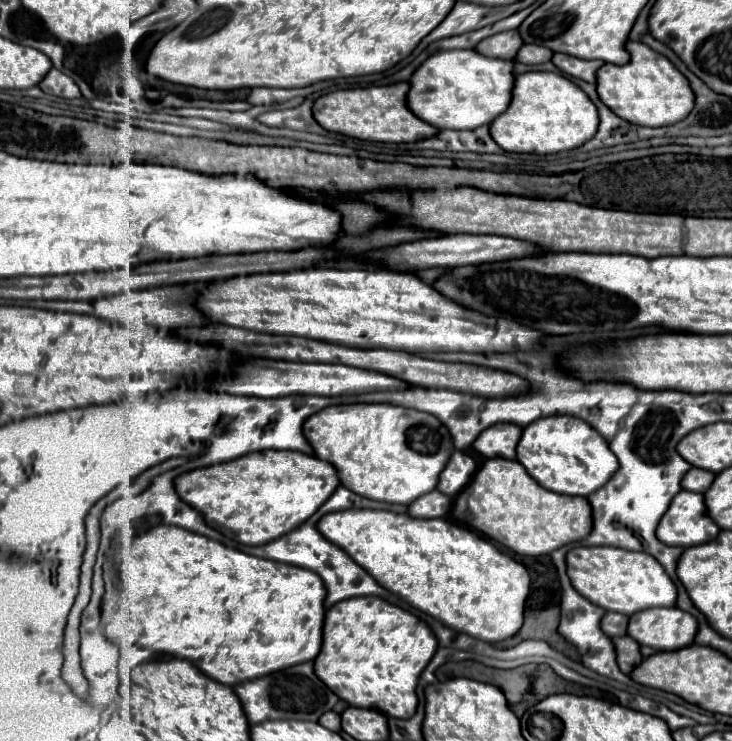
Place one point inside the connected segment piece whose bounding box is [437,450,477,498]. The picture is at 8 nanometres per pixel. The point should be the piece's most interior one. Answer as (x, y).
(461, 467)

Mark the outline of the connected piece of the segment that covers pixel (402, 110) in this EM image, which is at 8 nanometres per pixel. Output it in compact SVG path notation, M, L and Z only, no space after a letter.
M397 82L389 86L367 86L367 88L347 88L335 90L313 104L315 120L329 132L339 132L359 140L371 142L417 142L423 138L431 138L439 132L433 124L417 118L407 106L409 82Z

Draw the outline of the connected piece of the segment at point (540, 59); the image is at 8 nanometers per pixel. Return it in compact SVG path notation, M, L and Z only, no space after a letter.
M523 44L521 50L517 52L517 62L521 64L545 64L549 62L553 56L553 52L545 46L537 46L537 44Z

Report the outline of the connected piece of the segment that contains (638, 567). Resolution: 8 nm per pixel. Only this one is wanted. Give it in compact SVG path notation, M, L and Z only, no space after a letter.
M577 546L567 554L567 572L581 596L603 610L621 612L625 616L655 606L675 606L677 588L665 568L647 552L631 552L609 546Z

